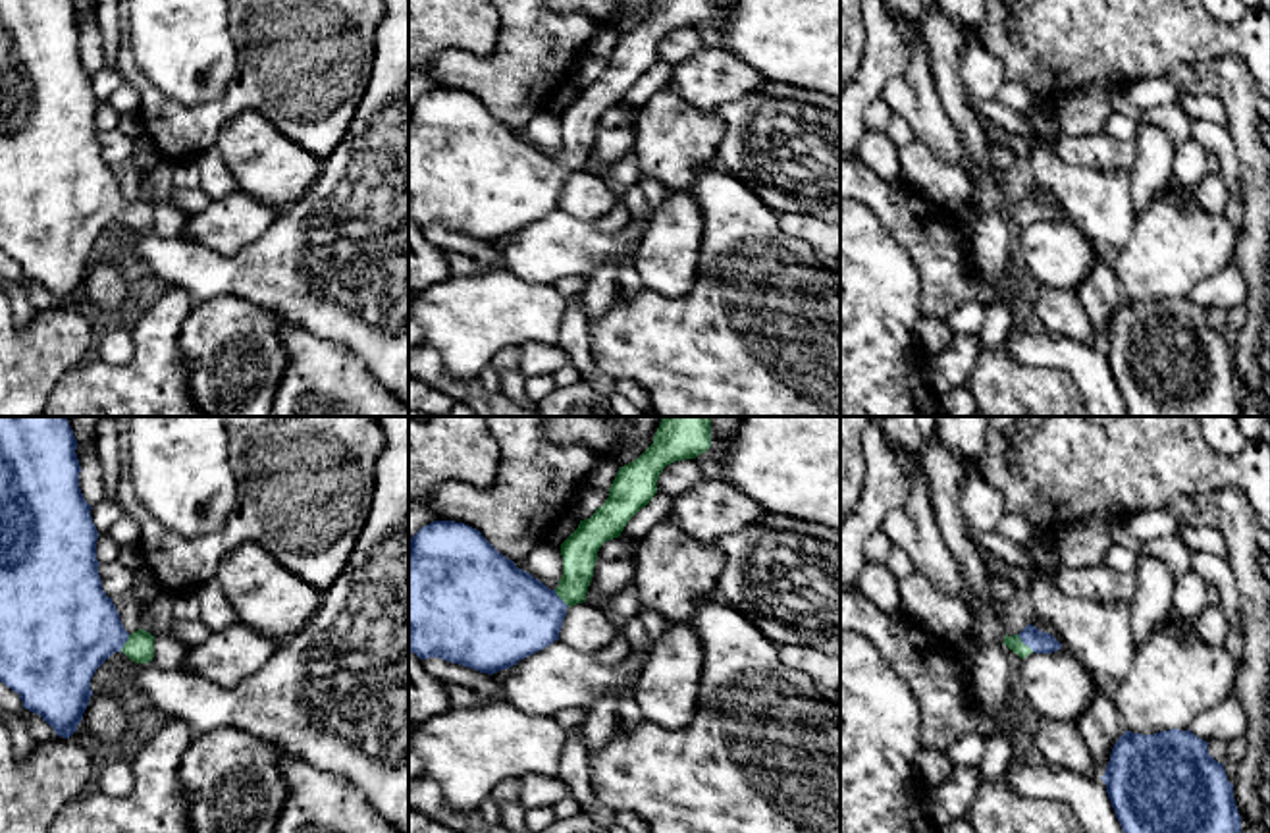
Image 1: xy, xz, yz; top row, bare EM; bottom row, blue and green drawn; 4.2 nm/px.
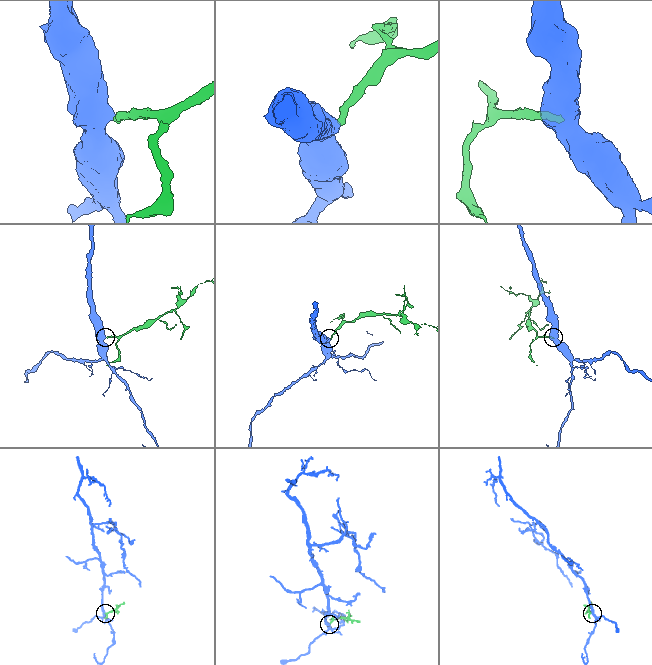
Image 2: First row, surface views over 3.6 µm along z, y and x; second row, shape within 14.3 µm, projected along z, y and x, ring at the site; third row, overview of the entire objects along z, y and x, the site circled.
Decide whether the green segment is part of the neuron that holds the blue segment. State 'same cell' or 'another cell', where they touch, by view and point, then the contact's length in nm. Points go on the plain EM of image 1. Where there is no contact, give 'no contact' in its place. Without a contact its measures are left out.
same cell | yz (1026, 213) | 100 nm

